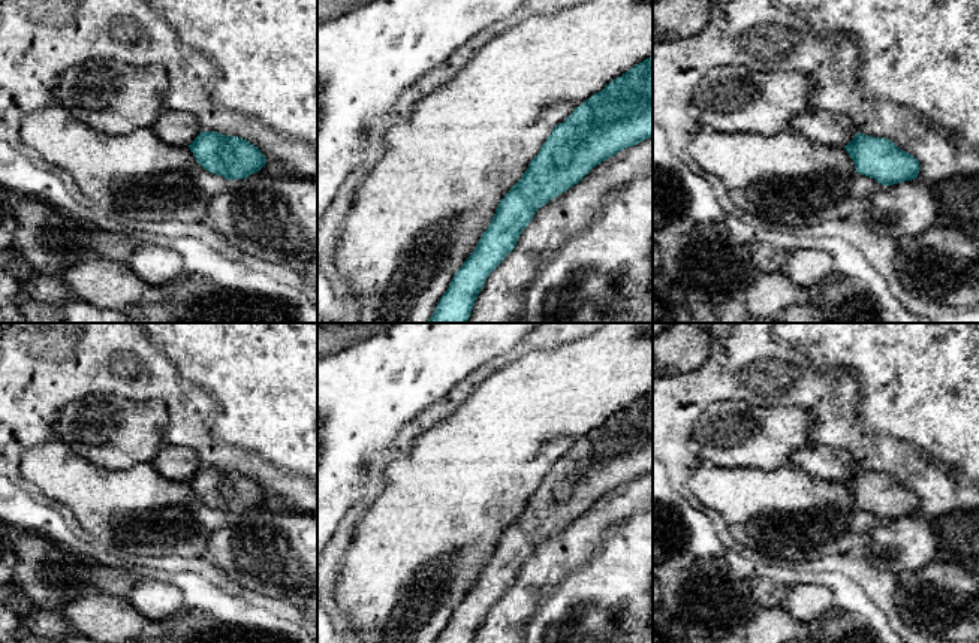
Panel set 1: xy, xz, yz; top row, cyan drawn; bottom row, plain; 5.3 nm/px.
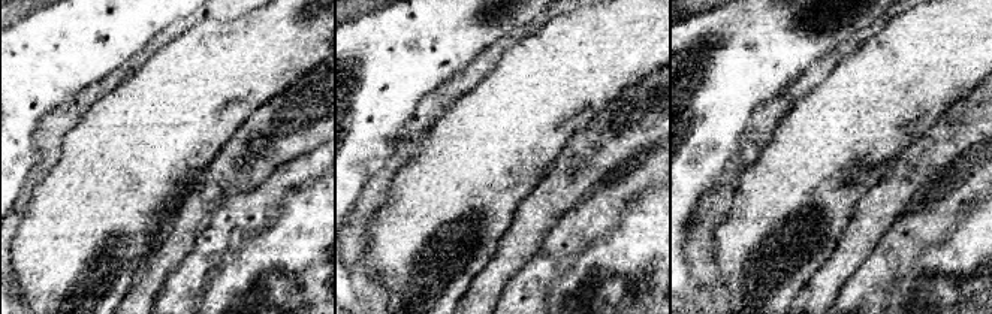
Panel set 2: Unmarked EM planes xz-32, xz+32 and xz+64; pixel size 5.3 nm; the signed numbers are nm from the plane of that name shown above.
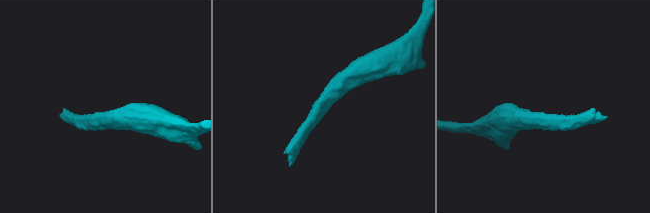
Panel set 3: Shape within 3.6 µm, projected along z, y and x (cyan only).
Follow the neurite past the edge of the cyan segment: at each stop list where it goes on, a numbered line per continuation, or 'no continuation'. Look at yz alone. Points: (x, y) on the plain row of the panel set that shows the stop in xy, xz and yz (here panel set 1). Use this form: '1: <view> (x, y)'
no continuation

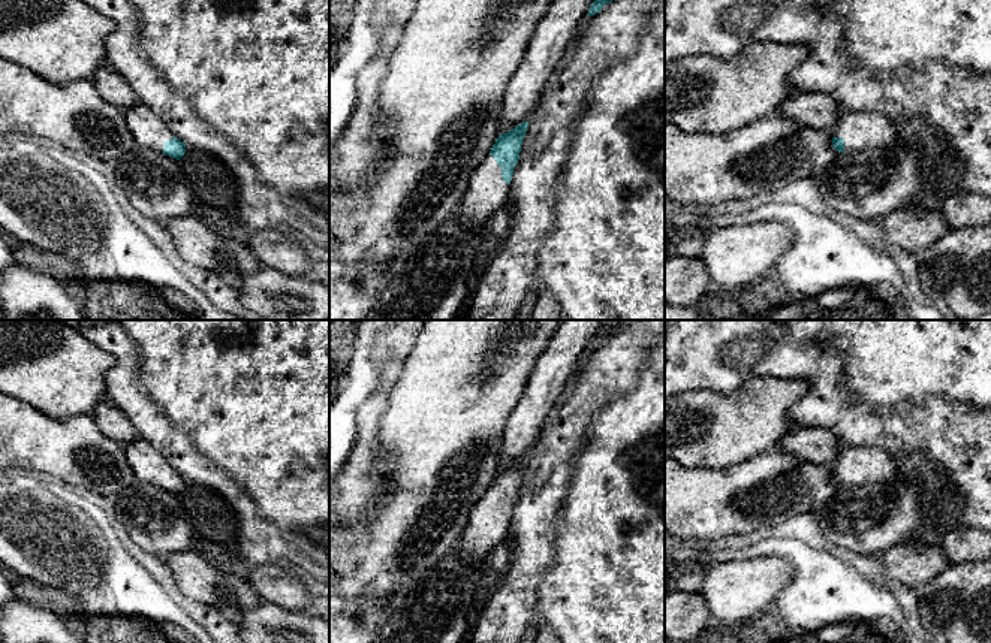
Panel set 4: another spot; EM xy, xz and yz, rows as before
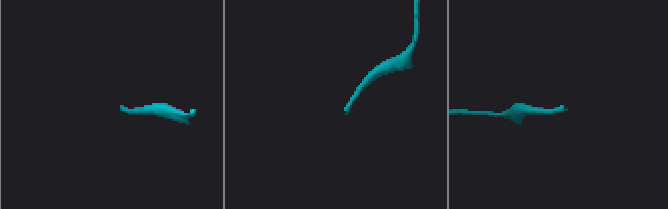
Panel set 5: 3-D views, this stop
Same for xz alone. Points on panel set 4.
1: xz (487, 527)

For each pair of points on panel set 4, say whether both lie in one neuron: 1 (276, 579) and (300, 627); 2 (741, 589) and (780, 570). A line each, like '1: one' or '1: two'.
1: two
2: one

